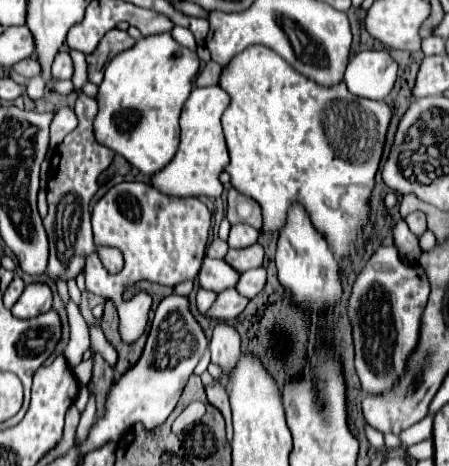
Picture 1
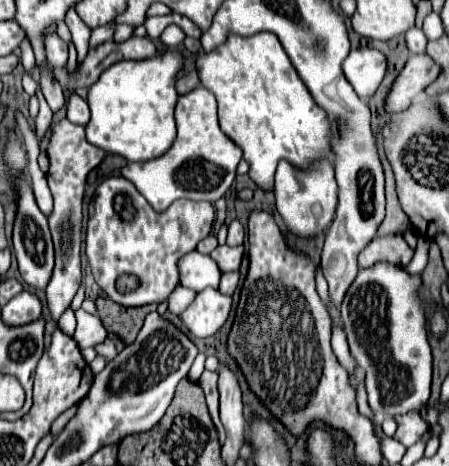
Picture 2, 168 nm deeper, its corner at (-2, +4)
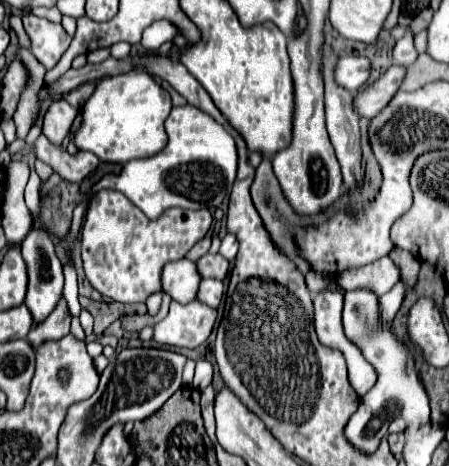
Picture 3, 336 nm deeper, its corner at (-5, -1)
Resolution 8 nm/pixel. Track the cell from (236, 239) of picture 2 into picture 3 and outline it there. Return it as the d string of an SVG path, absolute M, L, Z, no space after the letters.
M225 235L225 239L221 241L221 247L219 247L219 255L223 255L225 259L229 259L229 263L233 263L237 249L239 249L237 239L233 239L233 235Z

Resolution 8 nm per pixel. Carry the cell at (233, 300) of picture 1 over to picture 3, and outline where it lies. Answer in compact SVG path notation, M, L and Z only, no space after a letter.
M171 301L169 305L169 313L163 321L159 321L153 329L153 341L161 343L161 345L173 345L173 347L187 347L187 349L193 349L193 347L199 347L213 331L213 325L215 325L215 317L217 317L217 311L207 307L205 303L201 301L193 301L193 303L175 303Z

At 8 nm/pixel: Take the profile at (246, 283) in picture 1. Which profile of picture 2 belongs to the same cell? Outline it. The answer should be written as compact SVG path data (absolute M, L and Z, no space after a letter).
M226 272L226 274L222 274L222 280L220 280L220 292L224 292L224 294L234 294L236 292L236 288L238 288L238 284L240 284L240 272Z

